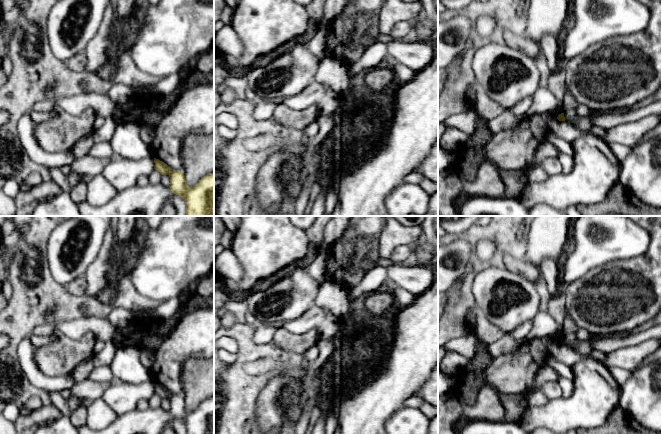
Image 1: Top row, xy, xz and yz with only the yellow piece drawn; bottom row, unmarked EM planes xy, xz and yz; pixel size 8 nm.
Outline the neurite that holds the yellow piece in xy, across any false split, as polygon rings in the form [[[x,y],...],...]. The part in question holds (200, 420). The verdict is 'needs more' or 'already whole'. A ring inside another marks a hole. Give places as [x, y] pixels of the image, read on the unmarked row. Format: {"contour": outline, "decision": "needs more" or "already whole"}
{"contour": [[[154,382],[154,393],[160,396],[162,399],[168,399],[170,401],[170,413],[172,417],[181,420],[186,428],[186,434],[214,434],[214,397],[209,397],[202,401],[199,406],[189,411],[185,405],[185,399],[183,395],[174,394],[167,388]]], "decision": "already whole"}

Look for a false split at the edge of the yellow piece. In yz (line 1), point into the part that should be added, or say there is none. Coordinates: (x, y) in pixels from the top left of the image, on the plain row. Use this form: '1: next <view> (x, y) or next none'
1: next none

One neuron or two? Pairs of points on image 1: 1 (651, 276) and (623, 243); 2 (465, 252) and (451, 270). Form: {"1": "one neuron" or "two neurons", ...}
{"1": "two neurons", "2": "one neuron"}

